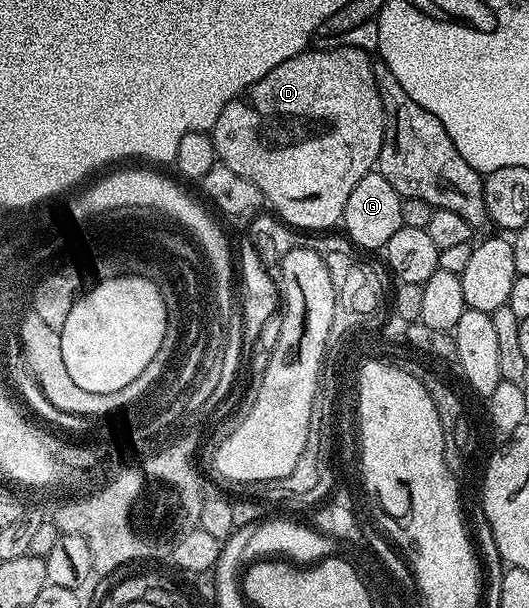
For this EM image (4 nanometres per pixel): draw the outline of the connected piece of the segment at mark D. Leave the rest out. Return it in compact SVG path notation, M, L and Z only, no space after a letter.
M339 45L336 49L315 49L308 48L306 51L297 54L293 59L285 59L269 75L265 75L257 83L253 83L244 93L232 99L221 111L214 129L210 130L209 136L215 145L215 156L229 171L237 171L249 183L253 183L263 192L264 202L277 214L280 221L291 226L292 229L300 231L331 231L342 222L345 203L349 203L349 194L353 187L365 179L365 175L372 172L379 164L379 152L382 149L383 136L386 135L386 111L382 105L381 95L378 94L378 84L374 82L372 54L365 50L358 49L355 45Z

